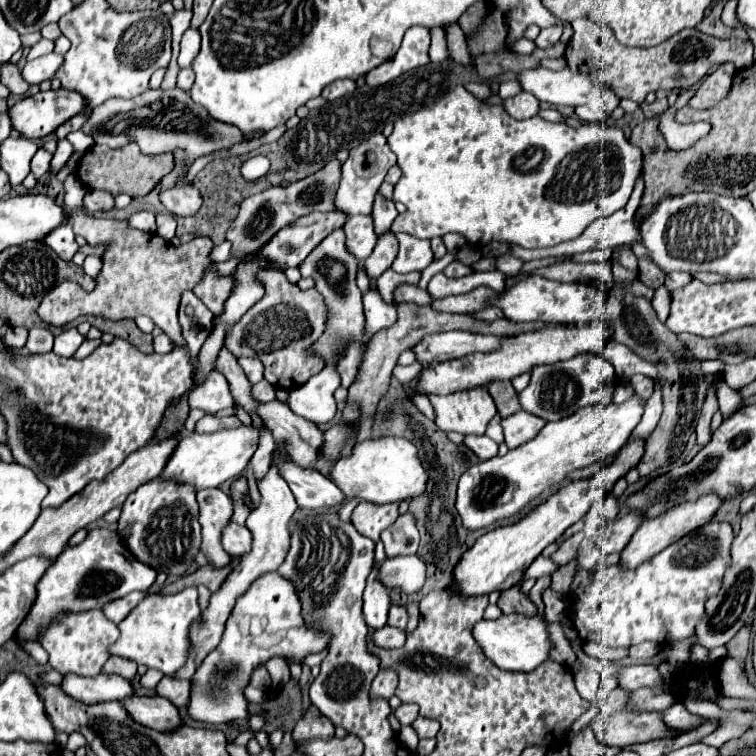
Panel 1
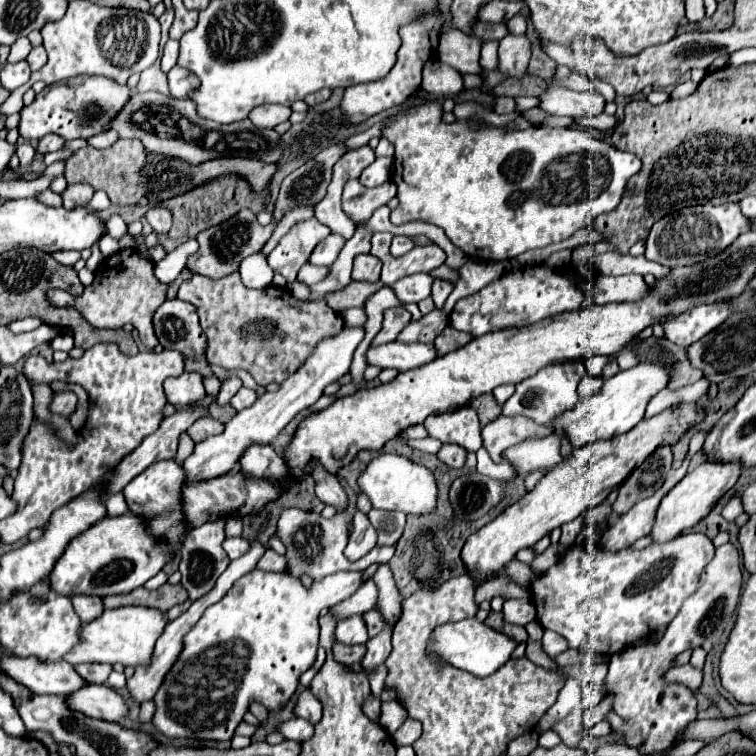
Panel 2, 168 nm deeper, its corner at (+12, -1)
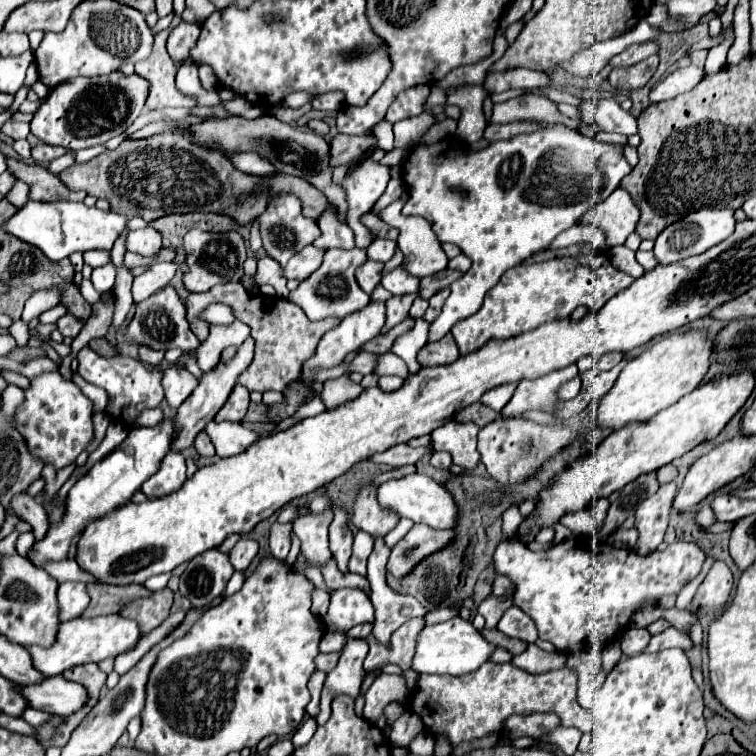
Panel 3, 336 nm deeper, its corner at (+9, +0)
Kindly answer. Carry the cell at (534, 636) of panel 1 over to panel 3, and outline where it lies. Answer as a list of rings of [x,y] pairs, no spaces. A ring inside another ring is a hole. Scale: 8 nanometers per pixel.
[[[461,617],[427,625],[417,641],[417,651],[413,657],[413,669],[417,673],[435,673],[435,675],[463,675],[477,671],[483,663],[487,663],[497,647],[489,643],[471,621],[465,621]]]

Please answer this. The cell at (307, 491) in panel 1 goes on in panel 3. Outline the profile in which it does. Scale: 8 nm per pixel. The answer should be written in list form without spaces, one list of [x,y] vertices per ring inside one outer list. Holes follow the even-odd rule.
[[[211,421],[207,423],[205,431],[209,433],[219,457],[239,455],[247,451],[247,447],[253,445],[257,439],[261,439],[259,433],[245,429],[241,423],[233,423],[233,421],[221,421],[221,423]]]

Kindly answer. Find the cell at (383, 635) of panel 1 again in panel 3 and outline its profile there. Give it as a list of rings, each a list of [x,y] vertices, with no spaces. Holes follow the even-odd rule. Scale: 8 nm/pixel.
[[[321,653],[321,655],[315,659],[315,665],[317,665],[319,671],[329,673],[331,669],[335,669],[337,659],[339,659],[339,653]]]

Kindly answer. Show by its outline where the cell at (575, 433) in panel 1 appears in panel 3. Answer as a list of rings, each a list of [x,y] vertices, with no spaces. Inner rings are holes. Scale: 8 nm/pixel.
[[[689,329],[687,333],[675,333],[667,339],[653,343],[639,357],[635,357],[617,377],[615,385],[601,397],[597,405],[597,427],[619,431],[629,423],[647,421],[659,411],[673,405],[685,393],[691,393],[709,369],[713,341],[705,337],[701,329]]]

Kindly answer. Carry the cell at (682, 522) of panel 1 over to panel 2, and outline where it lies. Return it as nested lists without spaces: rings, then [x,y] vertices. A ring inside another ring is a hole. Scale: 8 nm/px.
[[[702,462],[698,468],[688,472],[660,502],[656,522],[654,522],[654,528],[650,534],[654,538],[654,542],[668,542],[668,540],[676,538],[682,530],[698,524],[714,508],[714,504],[720,500],[720,496],[738,482],[740,474],[742,474],[740,462],[728,462],[728,464],[726,462]]]

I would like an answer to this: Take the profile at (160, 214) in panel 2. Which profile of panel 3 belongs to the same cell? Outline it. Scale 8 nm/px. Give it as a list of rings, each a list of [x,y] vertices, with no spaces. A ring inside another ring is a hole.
[[[147,225],[145,229],[139,231],[131,231],[127,235],[127,251],[135,251],[141,255],[153,255],[161,249],[161,233],[157,229],[153,229],[151,225]]]

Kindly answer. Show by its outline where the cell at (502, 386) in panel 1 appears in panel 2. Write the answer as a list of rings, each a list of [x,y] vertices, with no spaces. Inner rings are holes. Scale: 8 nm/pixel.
[[[482,394],[480,398],[474,398],[474,400],[470,402],[470,406],[476,408],[482,426],[486,426],[488,422],[492,422],[494,418],[498,418],[498,416],[502,414],[502,406],[496,404],[496,400],[494,400],[492,394]]]

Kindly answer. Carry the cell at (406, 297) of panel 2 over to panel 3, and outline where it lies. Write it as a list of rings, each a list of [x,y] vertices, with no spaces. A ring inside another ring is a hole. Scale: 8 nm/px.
[[[401,267],[395,271],[383,275],[381,285],[391,291],[393,295],[407,295],[407,293],[419,293],[419,277],[411,277],[409,273],[403,273]]]

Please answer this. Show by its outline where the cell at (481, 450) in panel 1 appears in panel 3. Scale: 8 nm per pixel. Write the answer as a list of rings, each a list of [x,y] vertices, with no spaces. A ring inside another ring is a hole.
[[[437,451],[431,455],[431,465],[439,467],[439,469],[449,469],[453,465],[453,459],[447,451]]]

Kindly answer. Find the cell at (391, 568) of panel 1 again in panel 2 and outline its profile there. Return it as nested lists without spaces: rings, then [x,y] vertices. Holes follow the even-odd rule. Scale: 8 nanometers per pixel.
[[[264,570],[244,574],[244,578],[240,578],[220,602],[210,606],[184,636],[184,650],[154,696],[156,712],[152,716],[152,726],[156,728],[156,734],[170,740],[198,738],[230,742],[238,724],[244,720],[244,714],[250,710],[250,702],[260,702],[268,712],[282,710],[296,692],[300,676],[316,662],[320,612],[342,602],[360,586],[362,572],[336,572],[322,580],[314,580],[310,588],[292,574]]]

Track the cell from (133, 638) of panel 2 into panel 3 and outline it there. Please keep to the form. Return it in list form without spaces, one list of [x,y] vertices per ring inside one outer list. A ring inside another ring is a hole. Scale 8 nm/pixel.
[[[111,613],[111,615],[101,615],[101,617],[93,617],[93,619],[71,619],[65,621],[59,627],[59,641],[55,641],[55,645],[51,645],[49,649],[39,649],[33,647],[29,649],[31,657],[35,657],[35,667],[41,673],[51,675],[61,675],[65,669],[75,667],[75,665],[83,665],[83,663],[99,663],[107,657],[117,657],[129,649],[133,649],[137,645],[137,641],[141,639],[141,629],[137,625],[137,621],[127,619],[119,613]]]

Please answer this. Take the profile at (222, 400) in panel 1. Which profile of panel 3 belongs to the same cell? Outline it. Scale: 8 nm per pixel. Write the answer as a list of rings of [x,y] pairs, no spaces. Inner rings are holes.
[[[171,365],[163,369],[163,389],[165,399],[171,407],[179,407],[199,385],[199,379],[191,375],[187,369],[179,369],[179,365]]]

